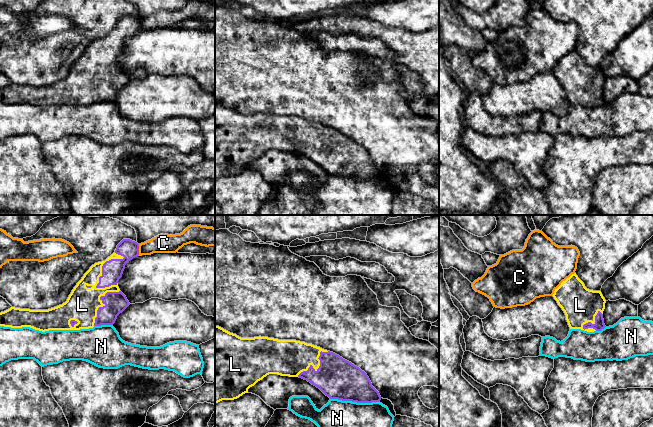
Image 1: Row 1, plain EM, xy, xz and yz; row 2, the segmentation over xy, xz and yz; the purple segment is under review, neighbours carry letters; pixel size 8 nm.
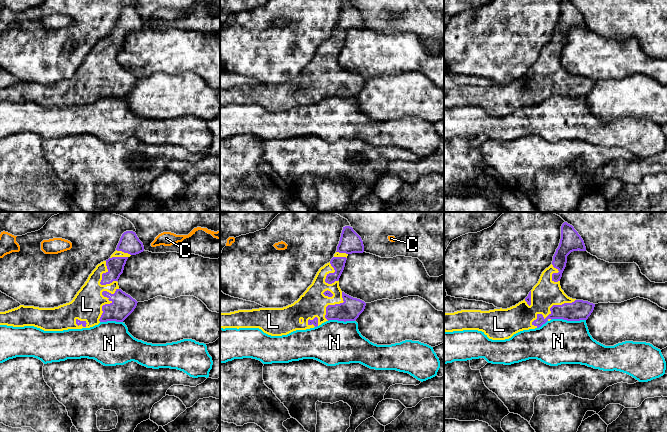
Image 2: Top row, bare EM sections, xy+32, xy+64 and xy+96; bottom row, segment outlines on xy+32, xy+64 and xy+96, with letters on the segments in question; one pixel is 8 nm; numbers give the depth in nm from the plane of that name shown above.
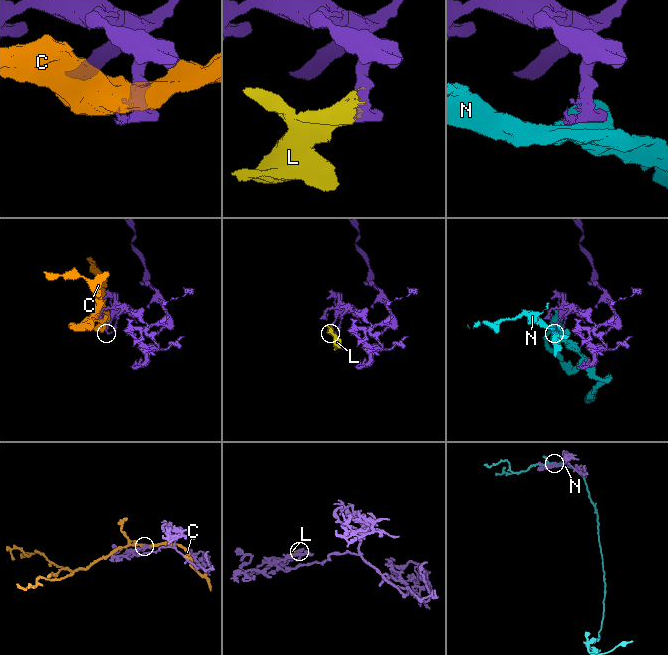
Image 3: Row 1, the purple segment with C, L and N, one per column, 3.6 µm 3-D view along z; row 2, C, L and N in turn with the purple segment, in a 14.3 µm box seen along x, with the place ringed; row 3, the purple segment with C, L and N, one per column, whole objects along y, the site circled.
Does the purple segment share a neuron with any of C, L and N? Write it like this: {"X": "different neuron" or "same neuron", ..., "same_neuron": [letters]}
{"C": "different neuron", "L": "same neuron", "N": "different neuron", "same_neuron": ["L"]}

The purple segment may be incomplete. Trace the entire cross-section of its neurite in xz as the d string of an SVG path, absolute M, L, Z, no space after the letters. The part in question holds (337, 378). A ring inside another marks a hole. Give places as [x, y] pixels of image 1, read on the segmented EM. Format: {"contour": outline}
{"contour": "M215 326L215 404L239 398L269 374L307 380L330 399L381 400L367 374L333 352L296 340L241 338Z"}

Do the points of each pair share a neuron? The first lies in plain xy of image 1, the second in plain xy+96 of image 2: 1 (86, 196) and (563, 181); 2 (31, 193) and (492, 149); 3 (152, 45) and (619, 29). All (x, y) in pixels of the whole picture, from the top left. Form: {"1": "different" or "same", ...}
{"1": "different", "2": "different", "3": "different"}

